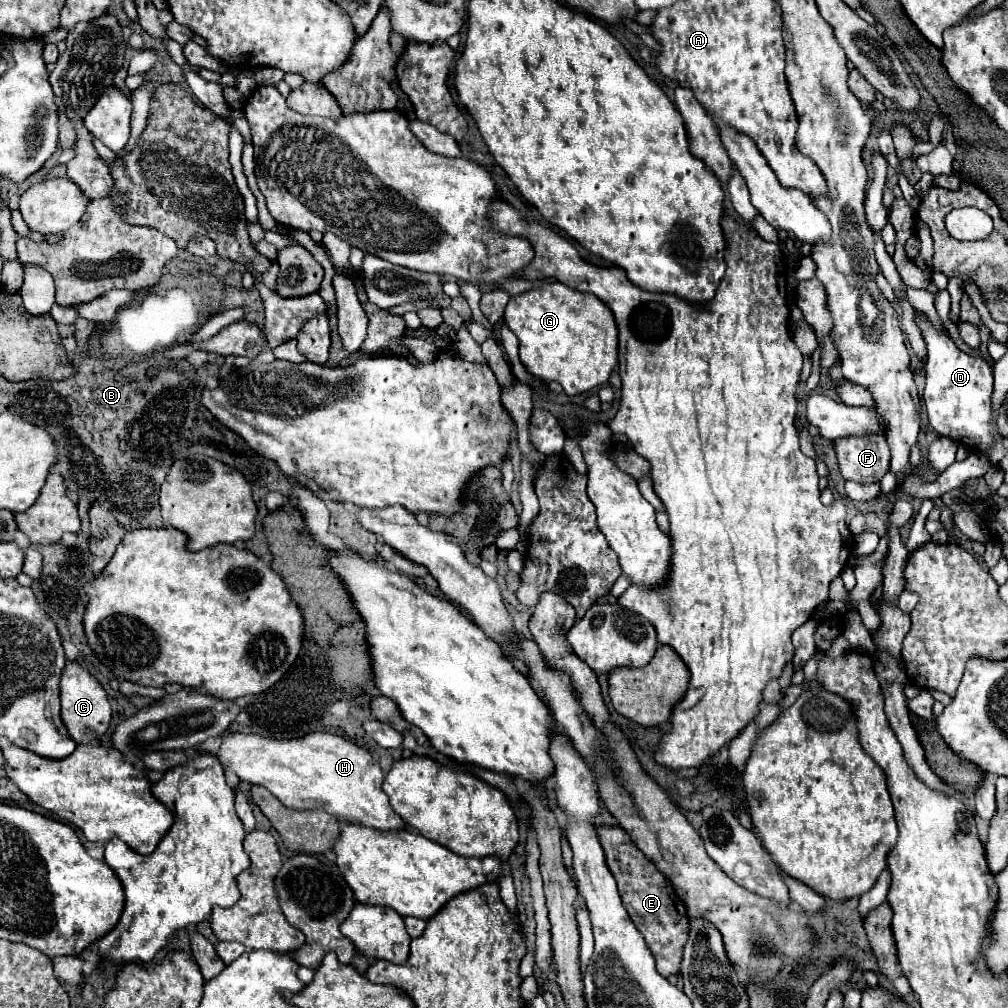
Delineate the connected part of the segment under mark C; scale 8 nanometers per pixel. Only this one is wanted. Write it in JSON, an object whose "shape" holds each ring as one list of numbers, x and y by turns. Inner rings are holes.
{"shape":[[70,660,66,662,60,680,60,698,62,698,62,720,68,728,70,738,76,744,96,744,108,732,112,720,112,708,106,698,106,692,100,686,100,682,92,678,80,664]]}

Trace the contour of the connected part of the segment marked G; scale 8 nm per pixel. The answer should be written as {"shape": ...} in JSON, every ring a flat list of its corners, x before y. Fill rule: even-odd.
{"shape":[[560,282,542,284,510,298,504,322,516,334,520,362,544,382,556,380,568,396,606,384,618,364,618,328,612,310,594,294,584,294]]}

